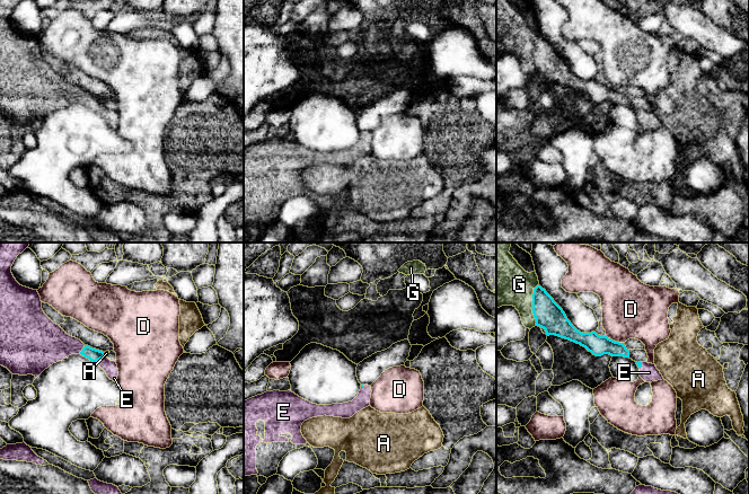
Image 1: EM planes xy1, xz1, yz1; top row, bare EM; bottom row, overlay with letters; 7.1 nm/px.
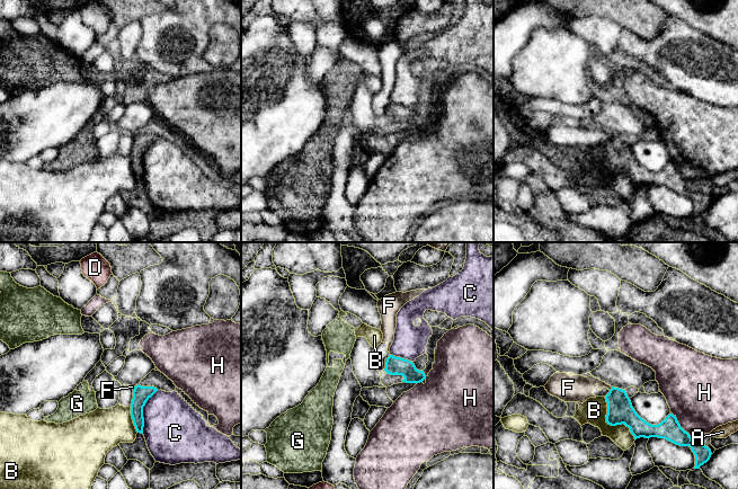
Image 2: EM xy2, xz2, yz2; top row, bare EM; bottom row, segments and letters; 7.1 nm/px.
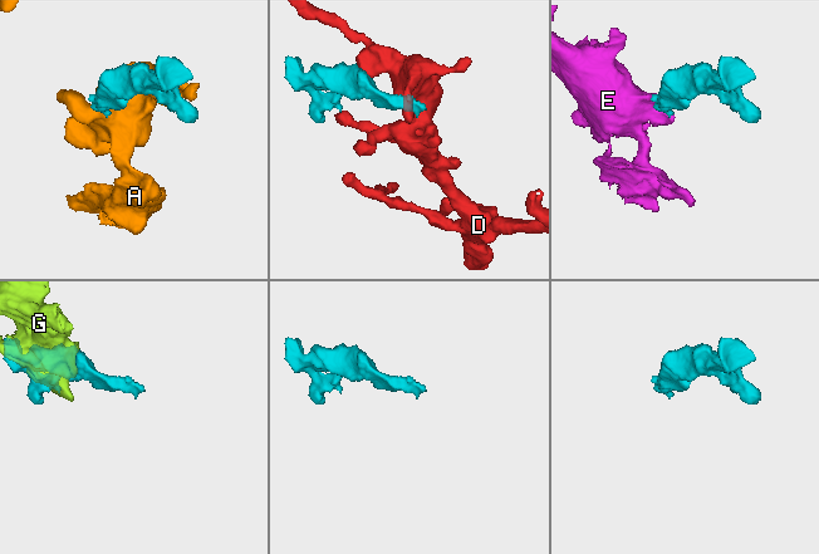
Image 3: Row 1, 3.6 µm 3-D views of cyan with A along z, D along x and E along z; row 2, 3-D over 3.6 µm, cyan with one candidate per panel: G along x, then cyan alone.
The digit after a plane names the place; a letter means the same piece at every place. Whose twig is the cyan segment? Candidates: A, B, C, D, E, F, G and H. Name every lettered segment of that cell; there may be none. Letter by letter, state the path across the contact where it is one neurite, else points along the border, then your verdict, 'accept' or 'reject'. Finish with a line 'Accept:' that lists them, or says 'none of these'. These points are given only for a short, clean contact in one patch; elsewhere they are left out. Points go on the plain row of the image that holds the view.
A: border along xy1 (103, 99), (106, 103); reject
B: border along yz2 (604, 144), (606, 169), (611, 172), (624, 171), (634, 187); reject
C: reject
D: reject
E: runs through xy1 (93, 102), (99, 106), (109, 114); accept
F: border along yz2 (612, 134), (610, 138); reject
G: reject
H: reject
Accept: E

